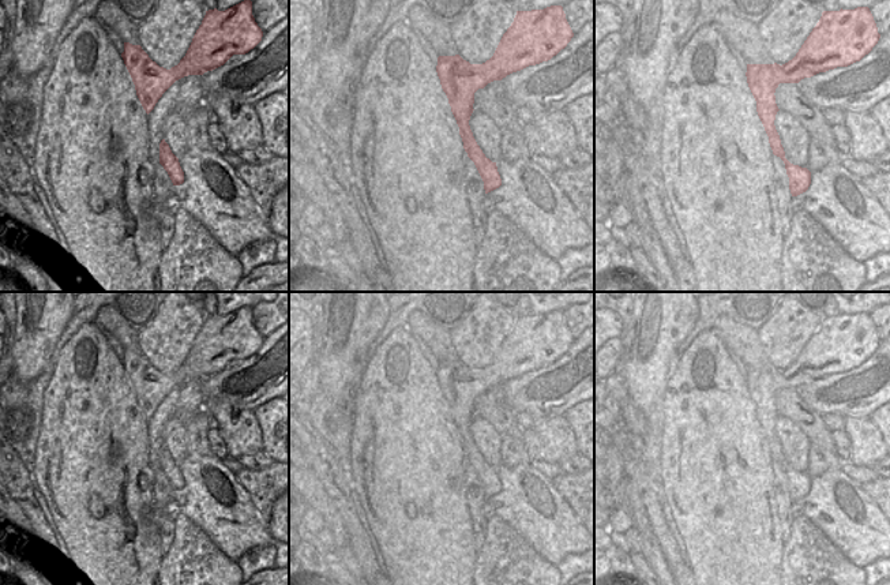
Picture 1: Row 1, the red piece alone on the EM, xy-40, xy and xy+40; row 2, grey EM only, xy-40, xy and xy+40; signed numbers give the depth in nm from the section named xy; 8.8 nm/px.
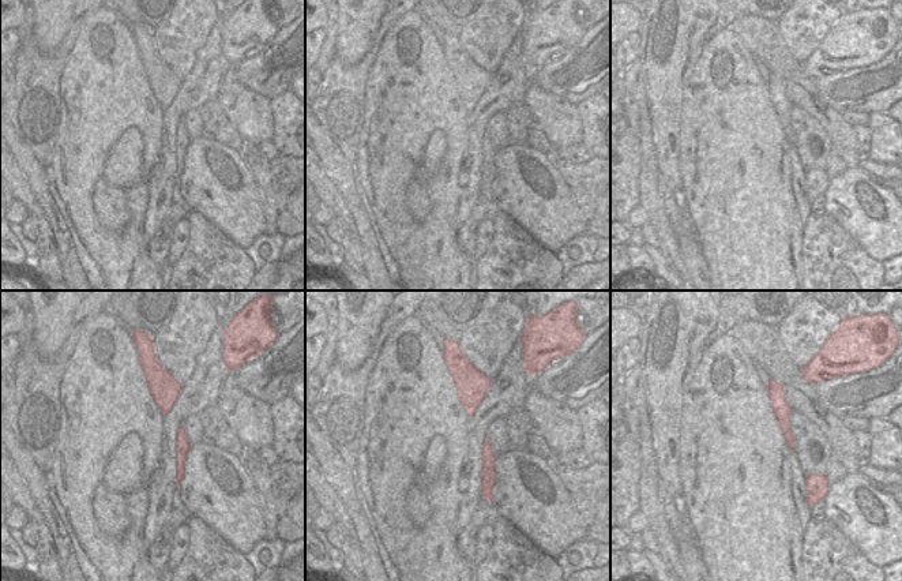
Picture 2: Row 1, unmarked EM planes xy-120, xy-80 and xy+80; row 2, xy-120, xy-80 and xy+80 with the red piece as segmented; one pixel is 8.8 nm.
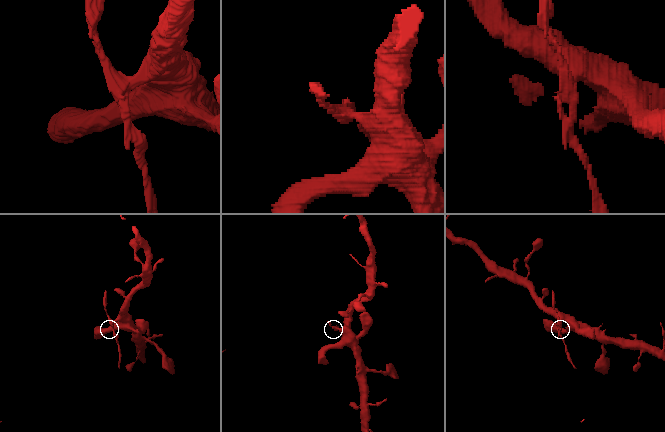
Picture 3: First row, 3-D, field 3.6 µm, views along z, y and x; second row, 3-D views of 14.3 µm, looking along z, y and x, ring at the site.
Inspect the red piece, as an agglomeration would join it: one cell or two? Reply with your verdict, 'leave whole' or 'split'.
split

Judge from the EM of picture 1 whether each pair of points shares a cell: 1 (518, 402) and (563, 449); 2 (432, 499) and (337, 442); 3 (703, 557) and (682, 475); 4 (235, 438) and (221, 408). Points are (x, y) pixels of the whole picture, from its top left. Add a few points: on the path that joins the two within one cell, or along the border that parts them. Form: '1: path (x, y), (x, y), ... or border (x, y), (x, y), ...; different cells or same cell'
1: border (533, 415), (562, 416); different cells
2: border (353, 417), (348, 454); different cells
3: path (703, 536), (702, 495); same cell
4: path (235, 431), (235, 426), (224, 415); same cell

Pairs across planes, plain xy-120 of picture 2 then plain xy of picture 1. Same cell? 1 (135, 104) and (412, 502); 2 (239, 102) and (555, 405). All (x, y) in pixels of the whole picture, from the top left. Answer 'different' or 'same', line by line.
1: same
2: different

